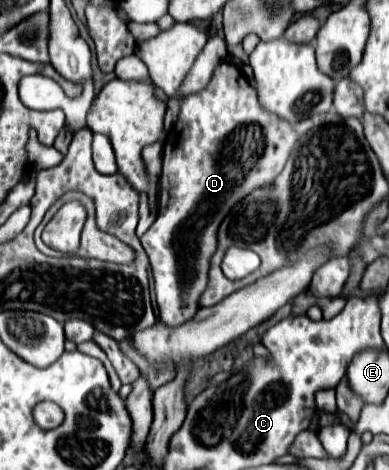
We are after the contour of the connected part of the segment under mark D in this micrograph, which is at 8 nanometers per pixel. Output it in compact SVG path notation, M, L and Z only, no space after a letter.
M221 62L209 82L209 86L197 94L191 94L189 98L183 100L181 104L181 112L179 112L179 120L173 124L173 128L169 130L167 138L165 138L165 146L163 146L163 170L161 170L161 190L159 190L159 212L155 222L151 224L151 228L141 236L141 246L149 256L149 266L153 272L153 280L155 280L155 296L157 296L157 306L159 306L159 320L163 320L167 326L181 326L185 324L189 318L193 318L193 314L199 310L199 298L207 286L207 272L209 272L209 260L217 248L217 226L221 224L221 218L225 218L225 214L231 210L231 206L235 202L239 202L245 194L249 194L249 190L265 186L269 182L275 180L275 176L283 170L287 158L289 158L289 150L293 148L293 144L297 142L297 134L293 132L289 122L281 122L281 118L273 116L273 114L265 114L265 110L261 110L257 106L257 94L255 90L249 86L247 78L241 74L241 70L235 64L229 62Z

